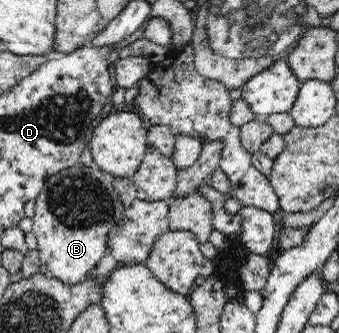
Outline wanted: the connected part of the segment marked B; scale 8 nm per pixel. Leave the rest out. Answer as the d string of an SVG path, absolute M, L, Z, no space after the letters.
M74 166L56 173L44 184L44 188L35 198L35 213L32 218L32 233L37 238L37 251L41 263L46 264L48 275L63 283L74 285L84 282L92 270L109 252L110 230L118 226L124 218L125 206L122 197L114 187L114 176L97 166Z

